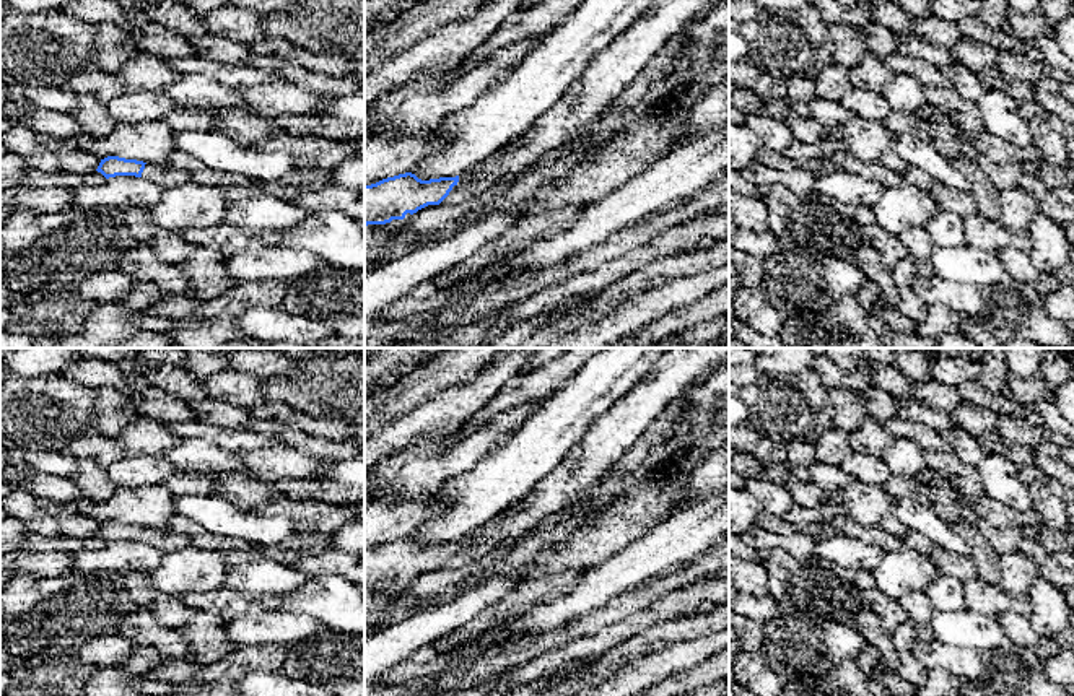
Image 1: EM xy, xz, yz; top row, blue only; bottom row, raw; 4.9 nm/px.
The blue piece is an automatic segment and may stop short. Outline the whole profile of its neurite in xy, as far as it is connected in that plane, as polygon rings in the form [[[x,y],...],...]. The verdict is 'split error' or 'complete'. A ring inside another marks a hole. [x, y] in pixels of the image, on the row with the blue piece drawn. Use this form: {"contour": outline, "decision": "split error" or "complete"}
{"contour": [[[107,156],[101,159],[98,169],[106,179],[116,176],[135,176],[151,181],[153,184],[169,189],[184,182],[192,181],[189,172],[155,163],[143,163],[137,159],[125,159],[119,156]]], "decision": "split error"}

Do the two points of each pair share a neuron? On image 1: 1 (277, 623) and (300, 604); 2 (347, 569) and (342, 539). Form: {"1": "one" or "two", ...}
{"1": "two", "2": "two"}

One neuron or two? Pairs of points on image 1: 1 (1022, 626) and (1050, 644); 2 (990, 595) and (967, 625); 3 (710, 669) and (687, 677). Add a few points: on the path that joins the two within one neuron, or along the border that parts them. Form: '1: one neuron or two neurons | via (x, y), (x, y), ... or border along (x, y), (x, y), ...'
1: one neuron | via (1027, 633), (1039, 644), (1043, 644)
2: two neurons | border along (967, 607), (996, 618)
3: one neuron | via (705, 672), (692, 677)

